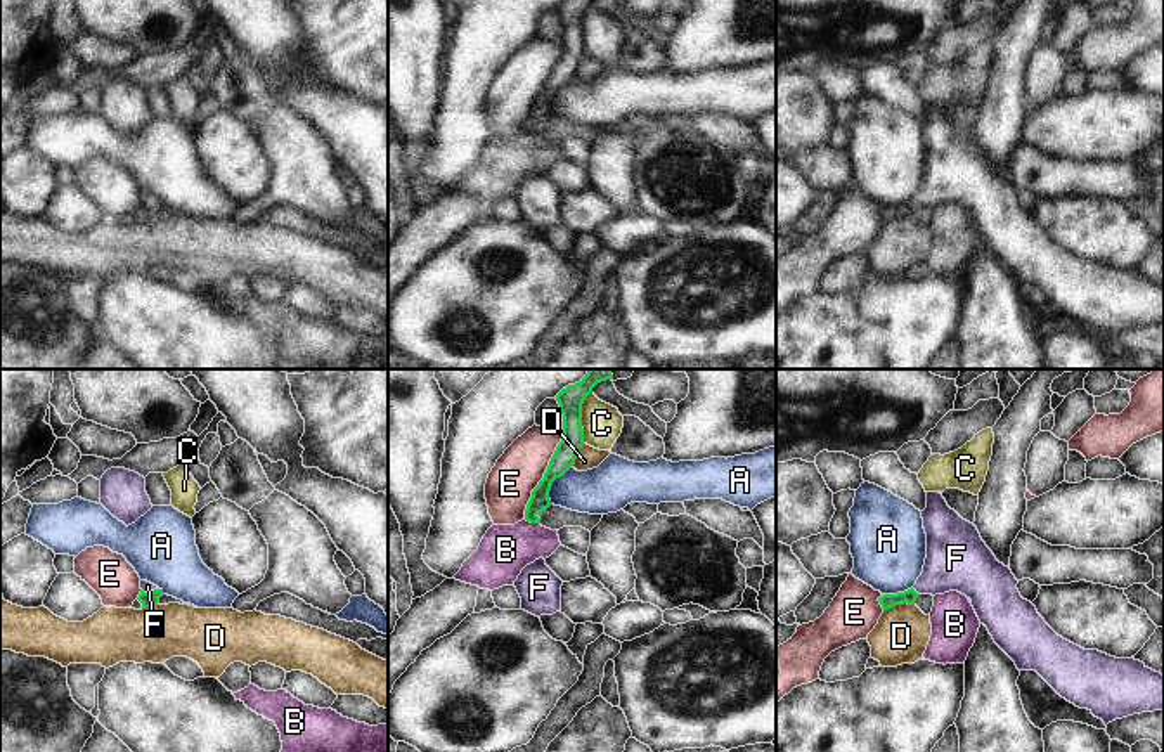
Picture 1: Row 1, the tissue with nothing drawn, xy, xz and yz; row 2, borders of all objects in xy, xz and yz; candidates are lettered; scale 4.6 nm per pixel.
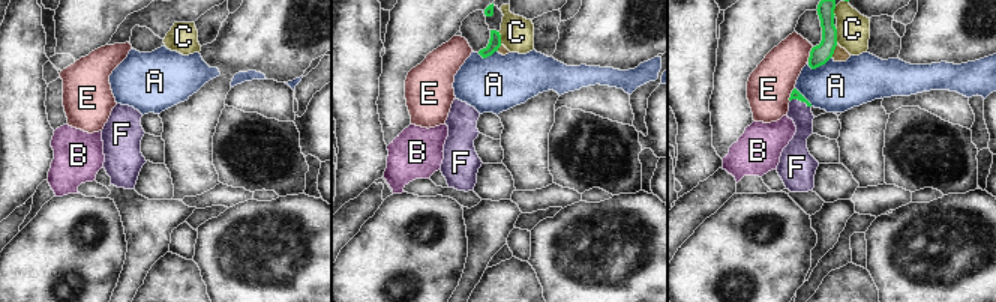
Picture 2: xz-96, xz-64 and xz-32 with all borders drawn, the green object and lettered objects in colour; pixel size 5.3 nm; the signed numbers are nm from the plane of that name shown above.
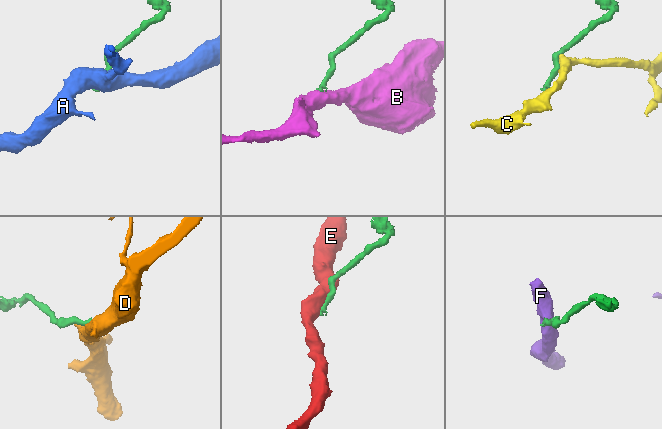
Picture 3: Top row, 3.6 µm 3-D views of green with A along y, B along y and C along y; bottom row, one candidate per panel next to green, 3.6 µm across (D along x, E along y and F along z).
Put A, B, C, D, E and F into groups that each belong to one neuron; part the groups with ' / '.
A / B / C / D / E / F

